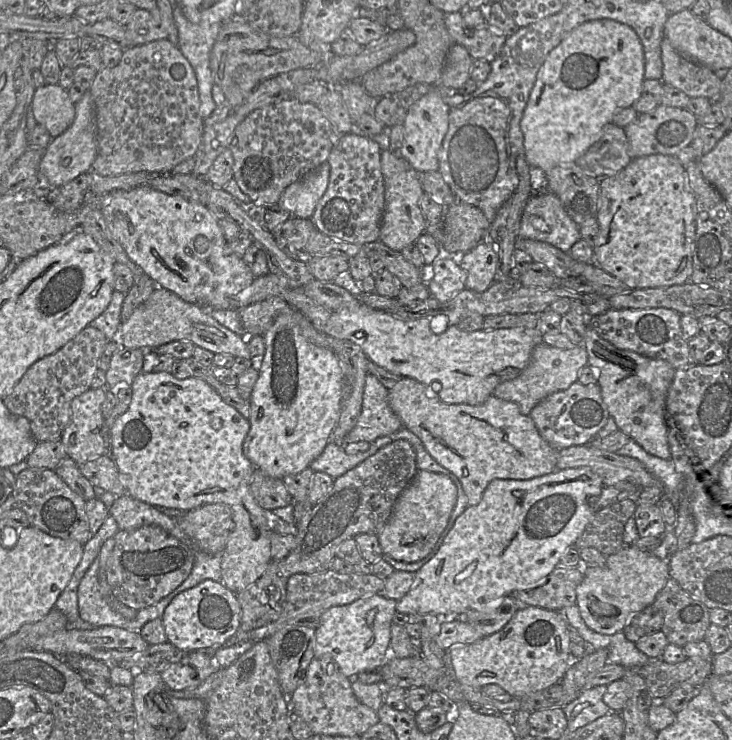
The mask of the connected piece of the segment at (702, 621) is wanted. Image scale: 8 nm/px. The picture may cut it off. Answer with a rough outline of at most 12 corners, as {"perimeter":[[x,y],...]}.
{"perimeter":[[670,578],[652,605],[683,647],[704,640],[710,609]]}

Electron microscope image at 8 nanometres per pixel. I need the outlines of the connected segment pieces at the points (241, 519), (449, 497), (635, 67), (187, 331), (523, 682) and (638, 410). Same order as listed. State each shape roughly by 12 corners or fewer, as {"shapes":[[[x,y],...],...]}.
{"shapes":[[[141,372],[110,430],[126,493],[232,509],[221,582],[272,561],[249,419],[205,381]],[[418,470],[378,534],[383,554],[425,558],[457,487]],[[630,26],[576,27],[537,73],[527,163],[575,162],[640,98]],[[162,287],[121,324],[126,348],[187,340],[251,358],[245,337]],[[519,609],[500,631],[445,652],[454,680],[511,697],[572,665],[559,611]],[[589,326],[582,345],[609,418],[671,459],[665,413],[676,370],[618,349]]]}

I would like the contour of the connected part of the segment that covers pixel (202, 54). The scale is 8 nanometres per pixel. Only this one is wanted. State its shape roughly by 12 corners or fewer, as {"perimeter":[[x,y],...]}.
{"perimeter":[[171,6],[177,46],[195,72],[205,119],[217,108],[210,55],[223,23],[194,24]]}

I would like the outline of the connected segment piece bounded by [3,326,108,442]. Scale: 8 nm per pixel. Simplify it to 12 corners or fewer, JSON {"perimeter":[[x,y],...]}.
{"perimeter":[[87,326],[3,397],[37,442],[59,440],[108,339]]}

